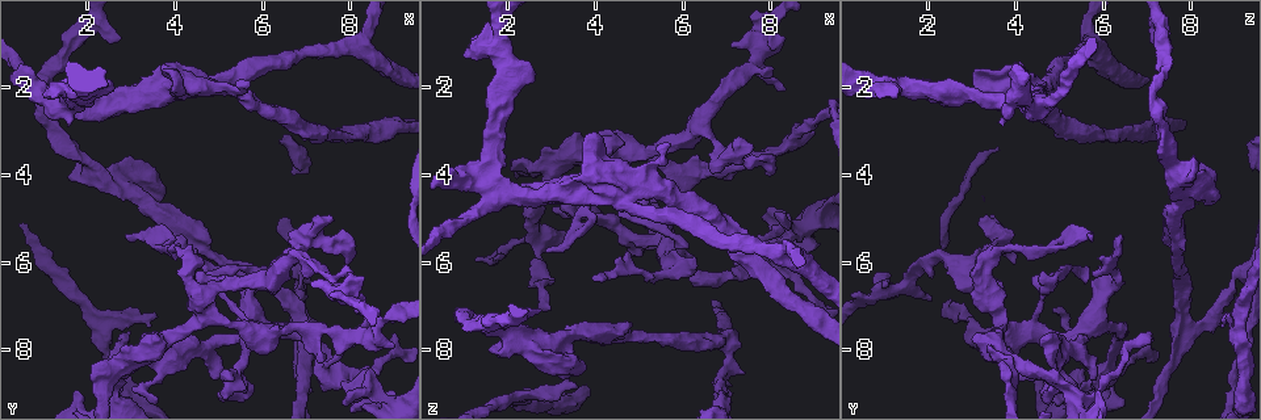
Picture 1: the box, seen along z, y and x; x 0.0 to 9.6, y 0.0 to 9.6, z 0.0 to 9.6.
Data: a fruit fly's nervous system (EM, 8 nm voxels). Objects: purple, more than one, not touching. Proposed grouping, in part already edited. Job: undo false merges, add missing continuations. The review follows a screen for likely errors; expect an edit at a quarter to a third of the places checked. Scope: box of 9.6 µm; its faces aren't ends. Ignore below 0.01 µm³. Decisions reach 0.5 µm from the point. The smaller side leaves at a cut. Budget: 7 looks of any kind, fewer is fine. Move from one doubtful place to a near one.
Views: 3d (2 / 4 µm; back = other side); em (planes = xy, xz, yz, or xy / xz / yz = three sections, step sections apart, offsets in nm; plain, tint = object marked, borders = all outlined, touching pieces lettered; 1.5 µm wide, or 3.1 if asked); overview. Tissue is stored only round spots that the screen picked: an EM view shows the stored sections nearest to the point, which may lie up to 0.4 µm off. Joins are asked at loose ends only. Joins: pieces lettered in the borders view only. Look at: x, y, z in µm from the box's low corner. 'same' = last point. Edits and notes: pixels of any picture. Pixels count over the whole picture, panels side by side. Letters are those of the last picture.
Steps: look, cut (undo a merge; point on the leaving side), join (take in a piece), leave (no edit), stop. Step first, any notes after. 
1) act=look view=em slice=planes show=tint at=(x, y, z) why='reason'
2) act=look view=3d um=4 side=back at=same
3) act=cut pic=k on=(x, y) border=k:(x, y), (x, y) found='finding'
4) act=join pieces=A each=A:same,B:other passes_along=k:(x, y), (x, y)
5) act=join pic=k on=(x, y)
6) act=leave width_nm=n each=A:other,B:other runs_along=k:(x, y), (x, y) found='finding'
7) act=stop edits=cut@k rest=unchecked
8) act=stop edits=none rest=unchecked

act=look view=em slice=planes show=borders at=(3.60, 7.25, 8.85) why='free end'

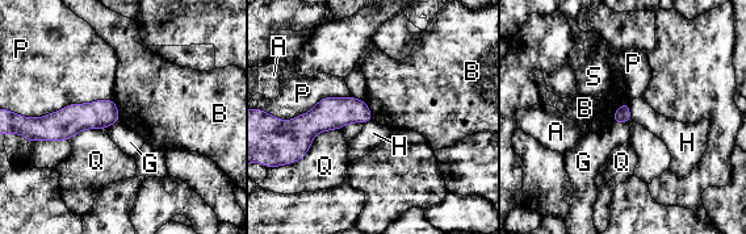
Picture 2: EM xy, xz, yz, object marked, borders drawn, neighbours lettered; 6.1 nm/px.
act=leave each=A:other,B:other,G:other,H:other,P:other,Q:other,S:other border=2:(628, 101), (616, 111), (611, 120) found='none of them fits'

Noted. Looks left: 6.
act=look view=3d um=4 at=(2.85, 5.40, 5.75) why='an open end'

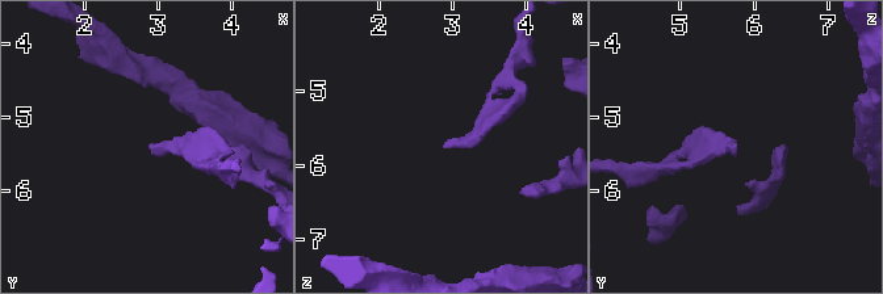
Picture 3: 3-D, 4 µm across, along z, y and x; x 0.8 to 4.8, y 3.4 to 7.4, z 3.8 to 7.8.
act=look view=em slice=xz step=8 show=borders at=(2.85, 5.45, 5.75) why='now the EM'

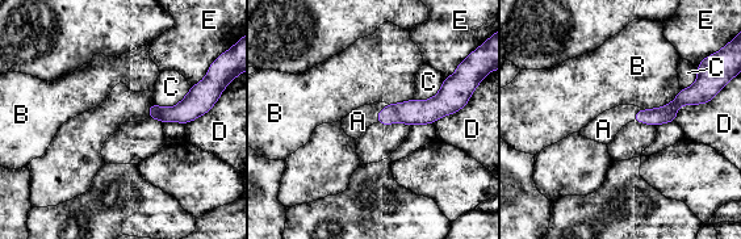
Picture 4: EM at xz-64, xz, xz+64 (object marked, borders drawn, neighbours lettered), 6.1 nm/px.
act=look view=em slice=planes show=borders at=same

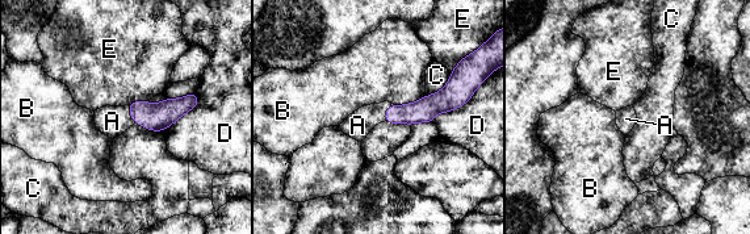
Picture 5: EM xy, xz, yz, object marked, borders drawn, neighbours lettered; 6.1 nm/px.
act=join pieces=A width_nm=110 each=A:same,B:other,C:other,D:other,E:other found='it goes on there'

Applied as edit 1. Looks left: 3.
act=look view=em slice=xz step=8 show=borders at=(7.15, 6.50, 0.95) why='branch stops here'

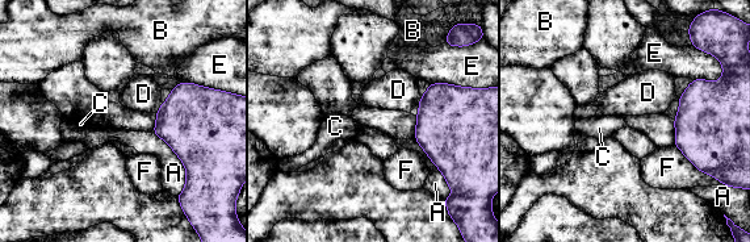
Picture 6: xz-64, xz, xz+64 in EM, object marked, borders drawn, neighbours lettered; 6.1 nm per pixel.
act=leave each=A:other,B:other,C:other,D:other,E:other,F:other found='none of them fits'

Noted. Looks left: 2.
act=stop edits=join@5 rest=unchecked

